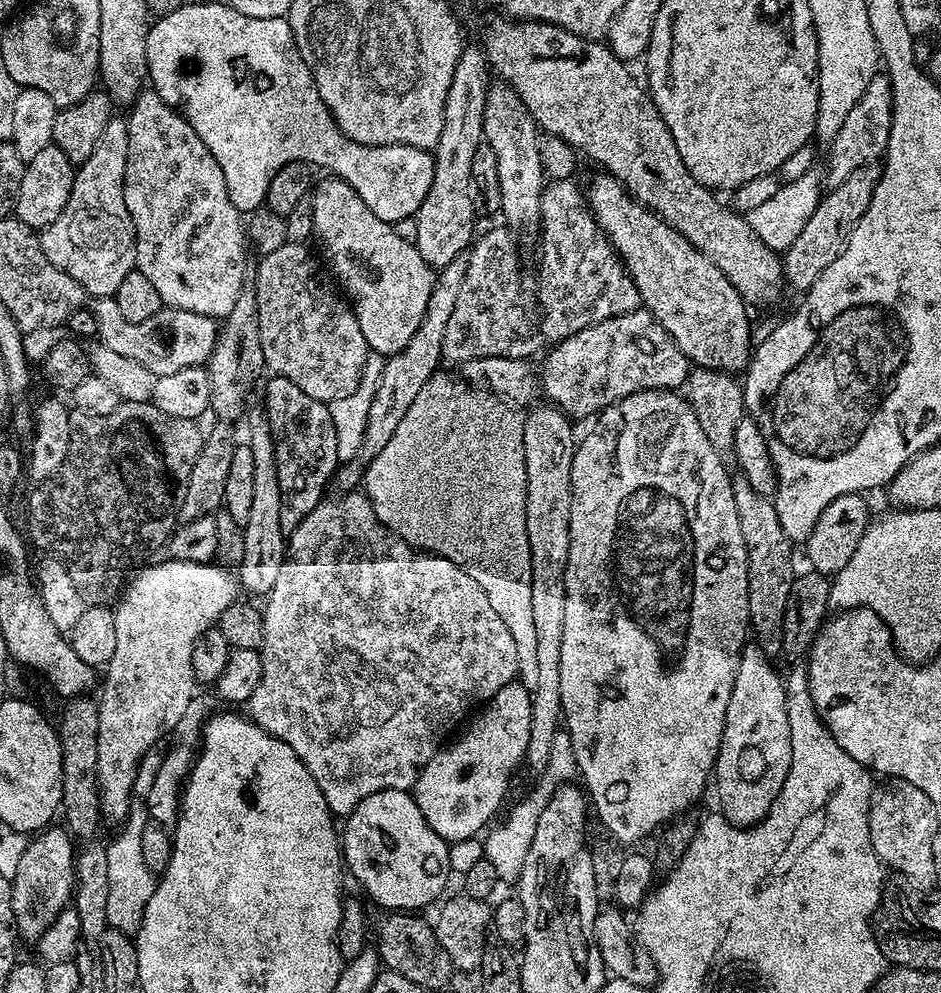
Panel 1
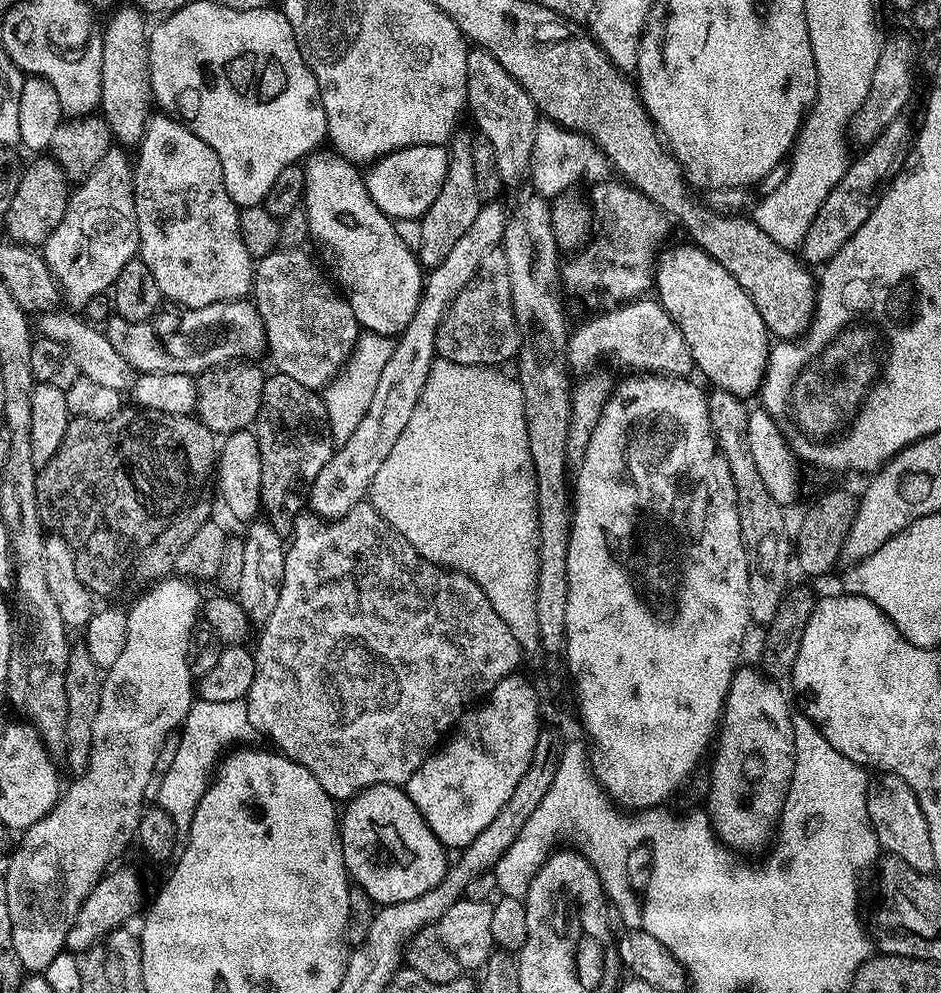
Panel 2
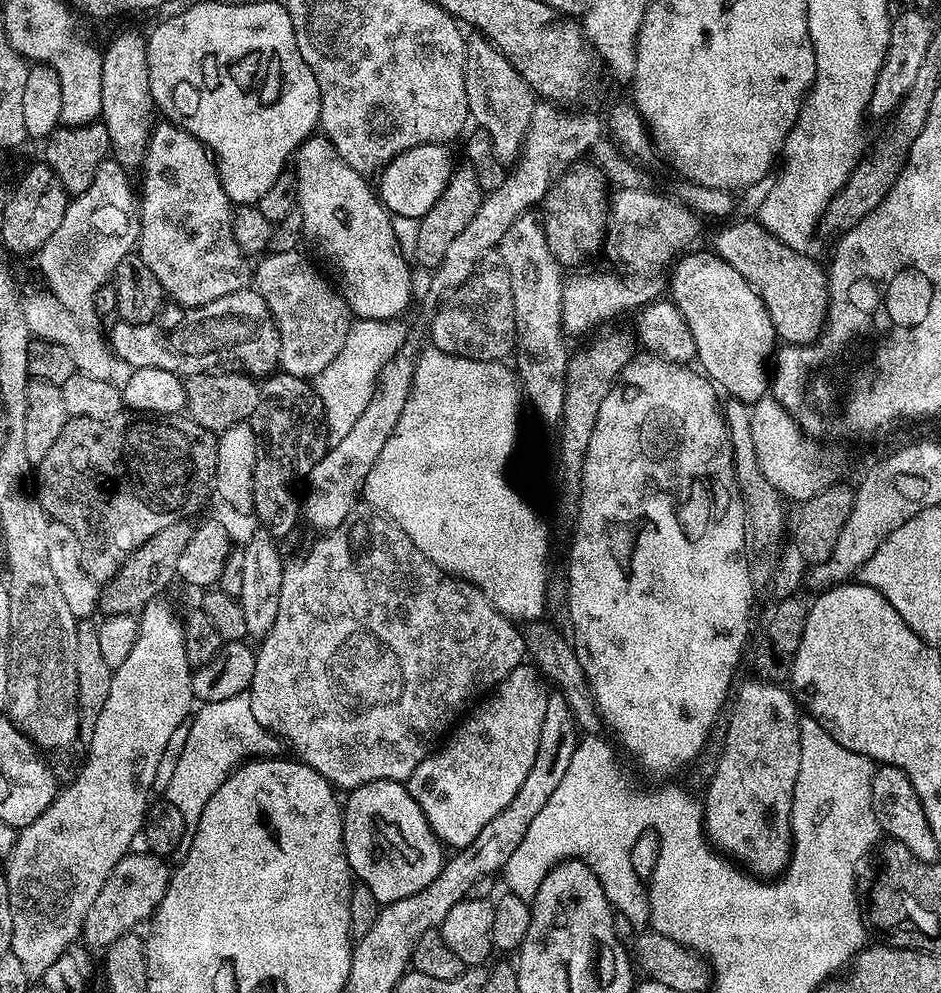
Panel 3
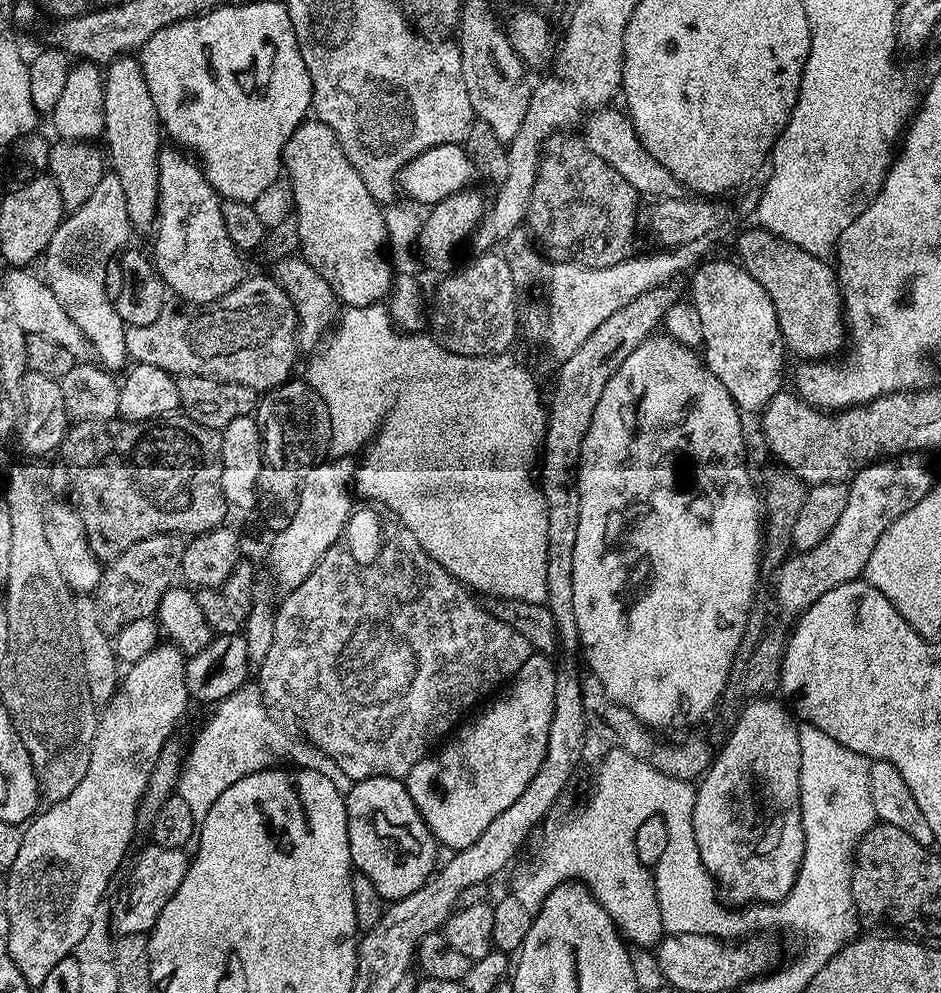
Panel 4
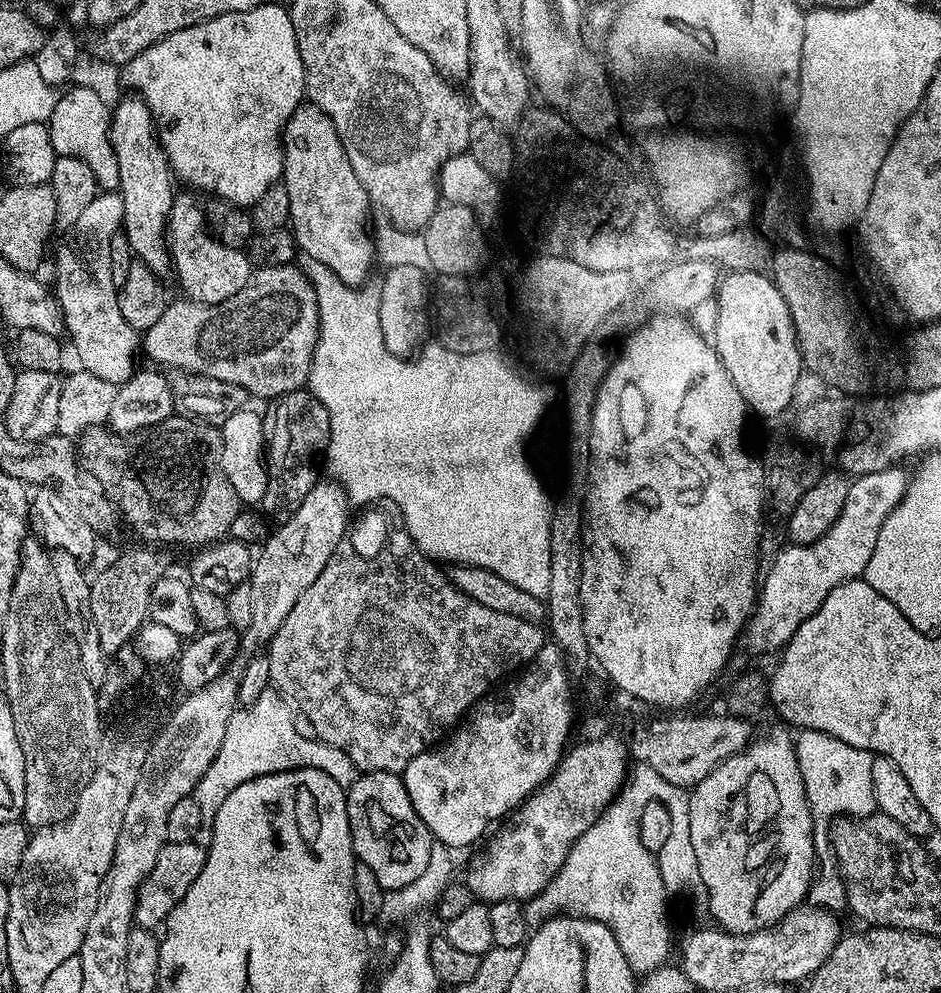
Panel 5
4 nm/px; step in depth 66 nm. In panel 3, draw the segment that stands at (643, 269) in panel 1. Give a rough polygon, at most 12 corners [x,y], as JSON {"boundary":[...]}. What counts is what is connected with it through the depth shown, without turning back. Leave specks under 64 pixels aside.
{"boundary":[[721,256],[671,265],[703,375],[752,406],[778,337]]}

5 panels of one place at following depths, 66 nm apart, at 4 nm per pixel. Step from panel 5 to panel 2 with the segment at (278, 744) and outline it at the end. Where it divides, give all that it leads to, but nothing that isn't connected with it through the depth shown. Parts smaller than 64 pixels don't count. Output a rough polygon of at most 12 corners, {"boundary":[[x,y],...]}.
{"boundary":[[193,699],[154,788],[187,833],[227,740],[250,732],[244,700]]}

